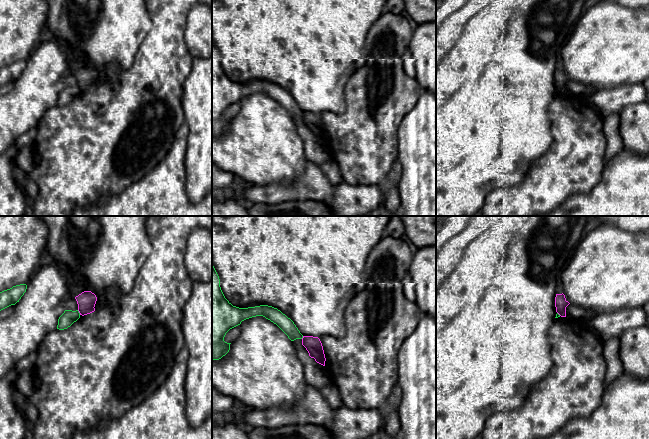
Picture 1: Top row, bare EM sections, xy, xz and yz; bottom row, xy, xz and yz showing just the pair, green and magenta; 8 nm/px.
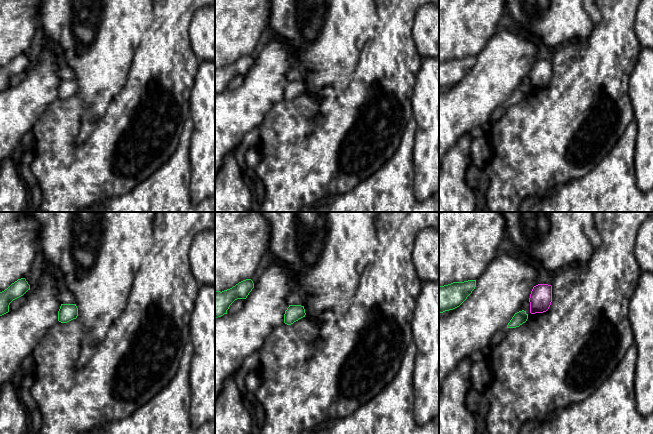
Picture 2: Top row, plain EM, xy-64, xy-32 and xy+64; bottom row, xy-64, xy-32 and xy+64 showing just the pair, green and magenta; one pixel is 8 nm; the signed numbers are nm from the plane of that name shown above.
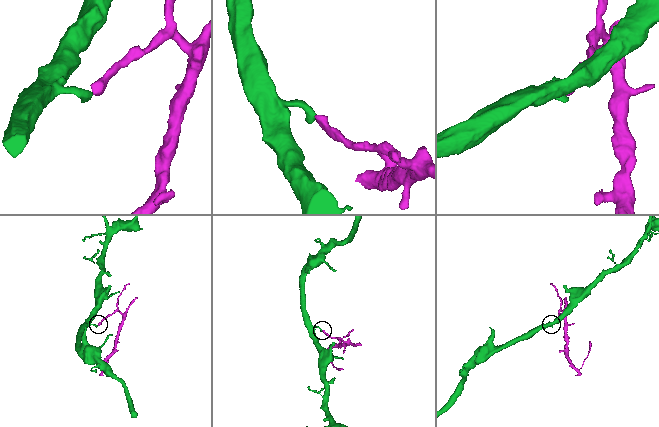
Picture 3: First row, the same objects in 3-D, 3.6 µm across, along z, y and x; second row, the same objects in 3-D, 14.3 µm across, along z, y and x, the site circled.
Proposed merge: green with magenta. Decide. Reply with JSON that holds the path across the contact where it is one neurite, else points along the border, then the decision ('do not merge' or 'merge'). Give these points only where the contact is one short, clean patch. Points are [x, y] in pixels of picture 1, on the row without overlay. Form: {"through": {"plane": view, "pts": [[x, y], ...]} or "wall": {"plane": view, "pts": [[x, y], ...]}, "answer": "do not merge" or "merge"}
{"wall": {"plane": "xy", "pts": [[77, 86], [80, 90]]}, "answer": "do not merge"}

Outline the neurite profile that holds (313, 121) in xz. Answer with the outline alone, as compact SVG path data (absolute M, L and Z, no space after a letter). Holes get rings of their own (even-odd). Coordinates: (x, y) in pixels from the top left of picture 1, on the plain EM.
M303 112L302 121L306 124L311 134L323 142L325 142L325 130L322 119L318 113Z

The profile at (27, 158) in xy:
M35 145L24 147L15 157L20 169L29 174L39 161Z

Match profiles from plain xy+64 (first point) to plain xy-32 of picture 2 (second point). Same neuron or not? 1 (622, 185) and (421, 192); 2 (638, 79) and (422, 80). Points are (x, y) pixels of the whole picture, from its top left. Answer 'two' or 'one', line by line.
1: two
2: one

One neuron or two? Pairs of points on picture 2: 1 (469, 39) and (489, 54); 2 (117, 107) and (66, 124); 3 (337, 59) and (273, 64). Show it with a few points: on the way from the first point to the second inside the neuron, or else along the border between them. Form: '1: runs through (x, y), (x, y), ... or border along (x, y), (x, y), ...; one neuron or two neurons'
1: border along (496, 30), (476, 56); two neurons
2: runs through (108, 129), (80, 157), (74, 157), (66, 146); one neuron
3: border along (280, 40), (288, 48), (293, 60); two neurons

